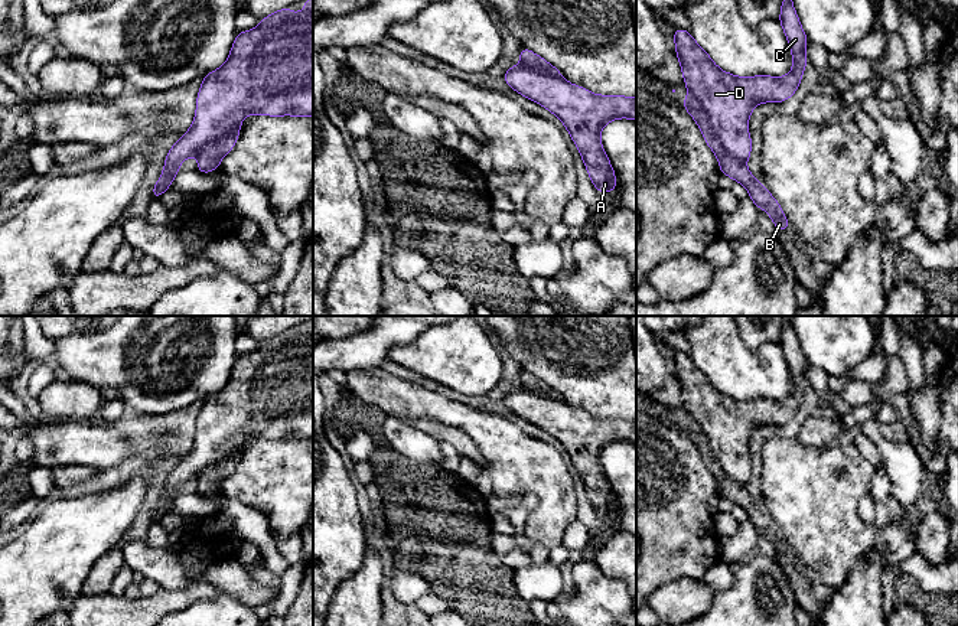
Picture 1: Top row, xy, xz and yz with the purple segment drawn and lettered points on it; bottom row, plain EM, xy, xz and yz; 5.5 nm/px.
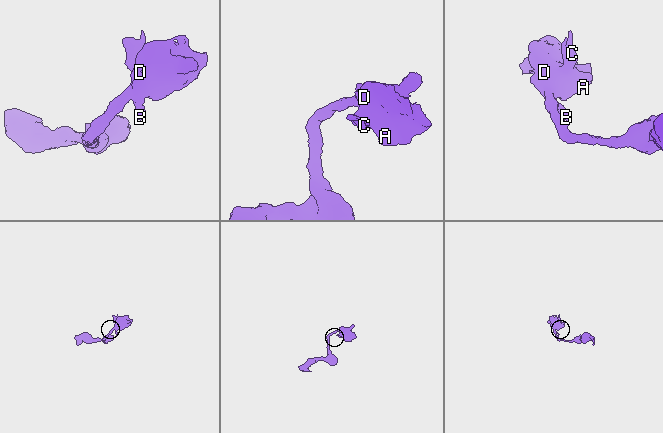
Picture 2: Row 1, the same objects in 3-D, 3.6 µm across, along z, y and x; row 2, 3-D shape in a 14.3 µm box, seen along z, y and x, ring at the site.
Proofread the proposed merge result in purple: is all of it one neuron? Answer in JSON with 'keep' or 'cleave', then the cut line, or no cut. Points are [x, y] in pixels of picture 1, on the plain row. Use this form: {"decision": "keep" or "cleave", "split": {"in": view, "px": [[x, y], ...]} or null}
{"decision": "cleave", "split": {"in": "yz", "px": [[690, 414], [706, 436], [710, 452], [717, 463], [743, 486]]}}

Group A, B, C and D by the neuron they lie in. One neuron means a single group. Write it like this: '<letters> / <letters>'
A C D / B

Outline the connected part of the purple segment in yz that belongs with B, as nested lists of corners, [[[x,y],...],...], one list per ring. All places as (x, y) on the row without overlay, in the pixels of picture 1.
[[[688,415],[688,420],[682,424],[682,431],[691,437],[694,444],[701,453],[703,462],[717,479],[720,488],[720,498],[730,499],[734,505],[740,505],[749,515],[749,521],[755,525],[757,532],[765,532],[775,547],[775,552],[788,554],[791,547],[783,538],[783,534],[778,524],[763,509],[762,505],[756,503],[747,489],[739,482],[730,479],[723,467],[718,464],[711,453],[708,438],[703,433],[701,427]]]

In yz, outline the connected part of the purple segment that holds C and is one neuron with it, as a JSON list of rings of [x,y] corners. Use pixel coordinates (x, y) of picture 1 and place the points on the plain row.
[[[783,316],[779,345],[789,365],[792,394],[782,401],[769,398],[736,400],[721,394],[710,378],[694,363],[690,353],[672,351],[675,376],[687,413],[708,438],[713,456],[724,473],[746,485],[752,477],[747,454],[752,433],[760,426],[783,426],[801,407],[805,394],[808,361],[792,326],[794,316]]]

